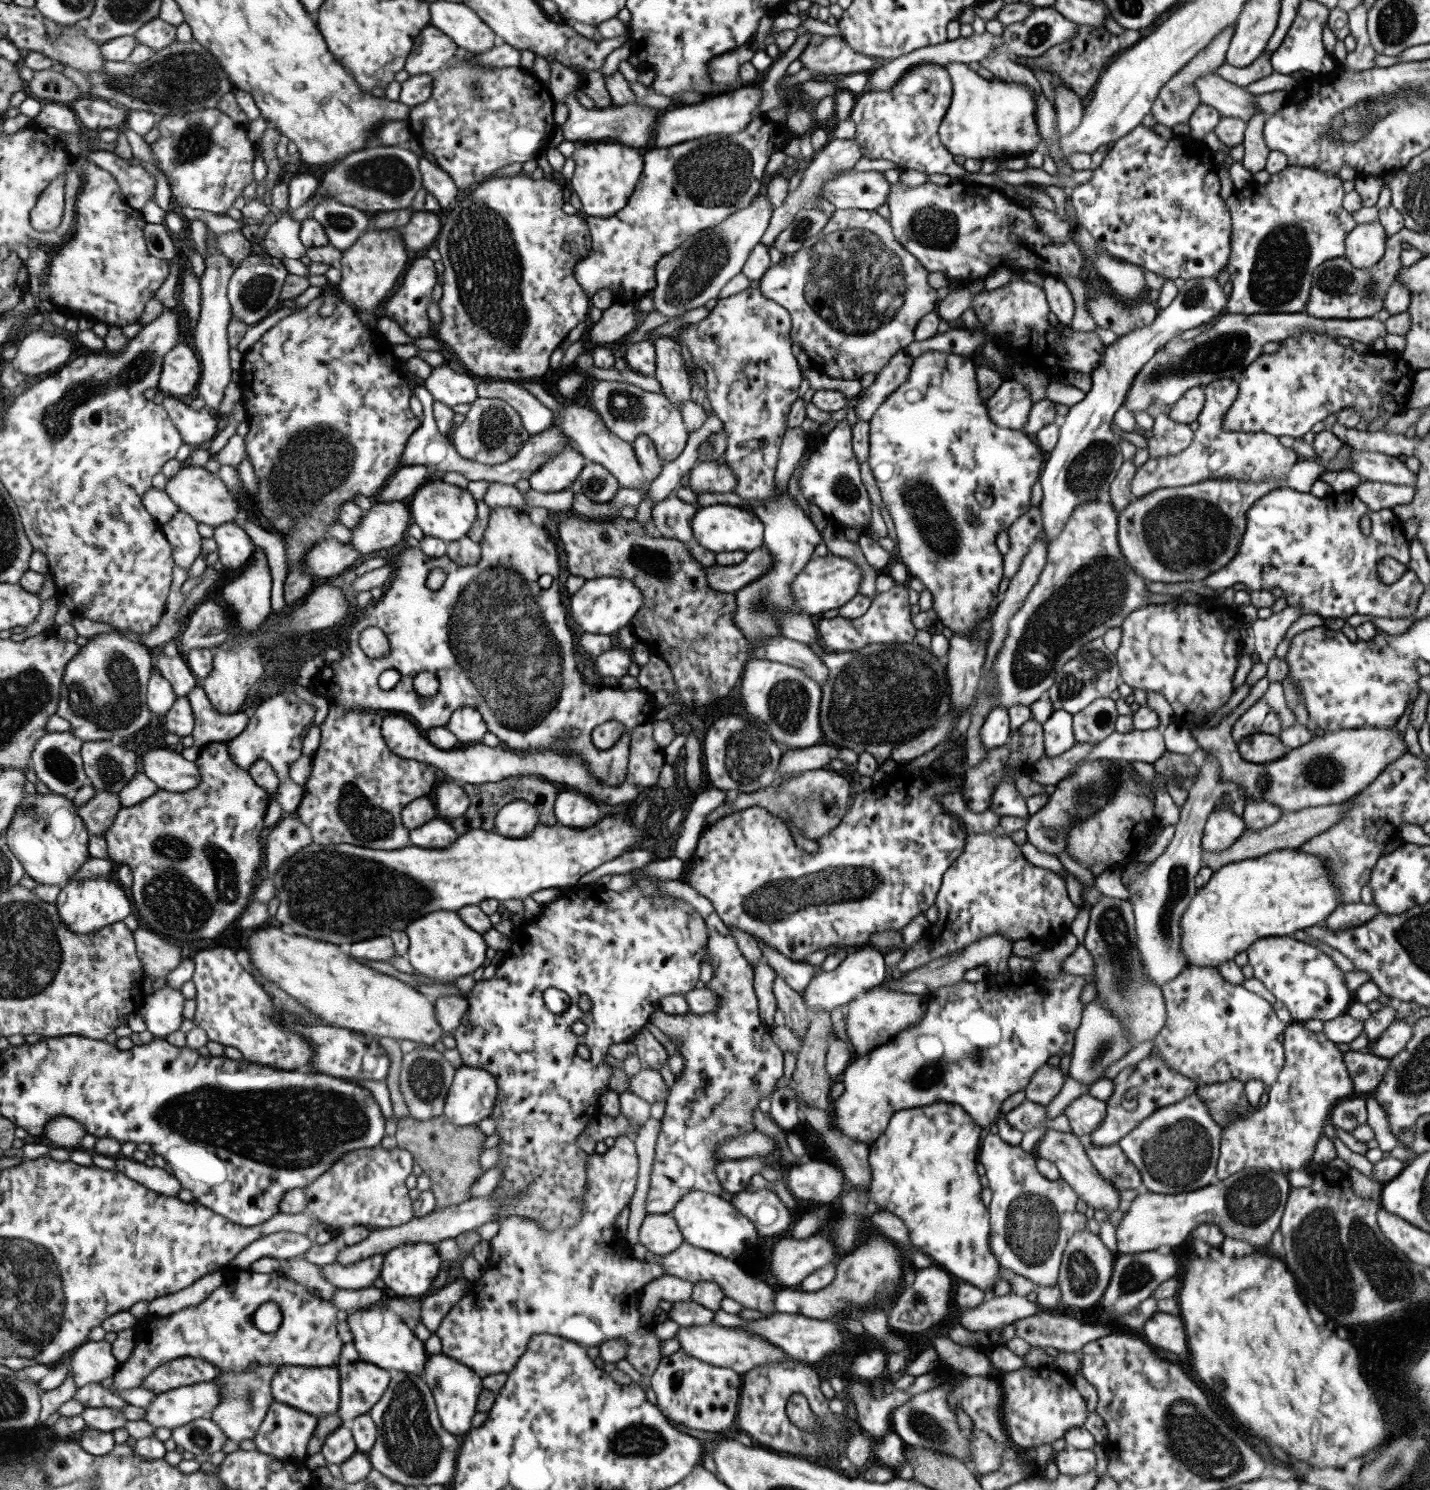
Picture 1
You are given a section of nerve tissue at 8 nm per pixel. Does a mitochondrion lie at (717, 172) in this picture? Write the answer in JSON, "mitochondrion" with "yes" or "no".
{"mitochondrion":"yes"}

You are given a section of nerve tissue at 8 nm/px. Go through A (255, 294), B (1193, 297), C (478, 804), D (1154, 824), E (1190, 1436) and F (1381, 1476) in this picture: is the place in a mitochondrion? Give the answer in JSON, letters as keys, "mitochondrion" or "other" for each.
{"A":"mitochondrion","B":"mitochondrion","C":"other","D":"other","E":"mitochondrion","F":"mitochondrion"}

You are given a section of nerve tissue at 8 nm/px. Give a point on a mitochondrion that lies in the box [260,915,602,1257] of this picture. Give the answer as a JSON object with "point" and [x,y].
{"point":[426,1077]}

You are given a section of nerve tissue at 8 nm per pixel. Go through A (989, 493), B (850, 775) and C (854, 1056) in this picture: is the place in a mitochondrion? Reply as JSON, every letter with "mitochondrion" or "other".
{"A":"other","B":"other","C":"other"}

